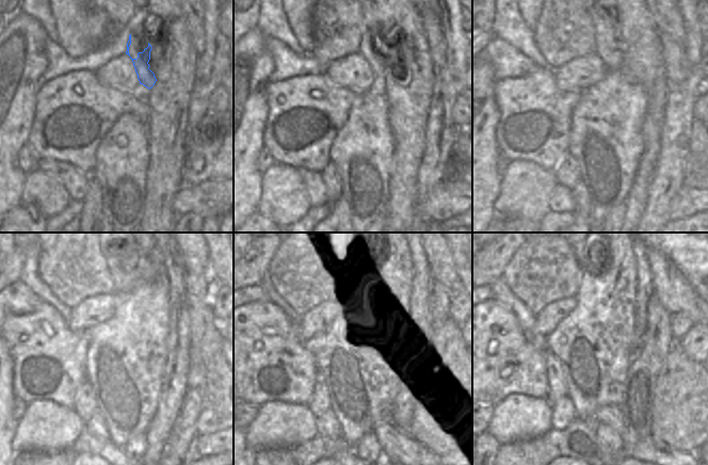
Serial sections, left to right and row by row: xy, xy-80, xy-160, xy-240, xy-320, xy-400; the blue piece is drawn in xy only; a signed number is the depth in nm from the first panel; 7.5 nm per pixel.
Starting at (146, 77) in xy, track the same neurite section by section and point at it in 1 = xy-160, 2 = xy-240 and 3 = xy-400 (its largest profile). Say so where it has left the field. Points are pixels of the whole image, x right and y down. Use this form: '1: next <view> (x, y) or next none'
1: next xy-160 (606, 28)
2: next xy-240 (146, 266)
3: next xy-400 (581, 255)

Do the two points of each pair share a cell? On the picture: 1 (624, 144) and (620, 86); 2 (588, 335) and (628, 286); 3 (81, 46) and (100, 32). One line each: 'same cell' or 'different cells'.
1: same cell
2: same cell
3: same cell

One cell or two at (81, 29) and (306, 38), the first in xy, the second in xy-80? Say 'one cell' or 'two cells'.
one cell

